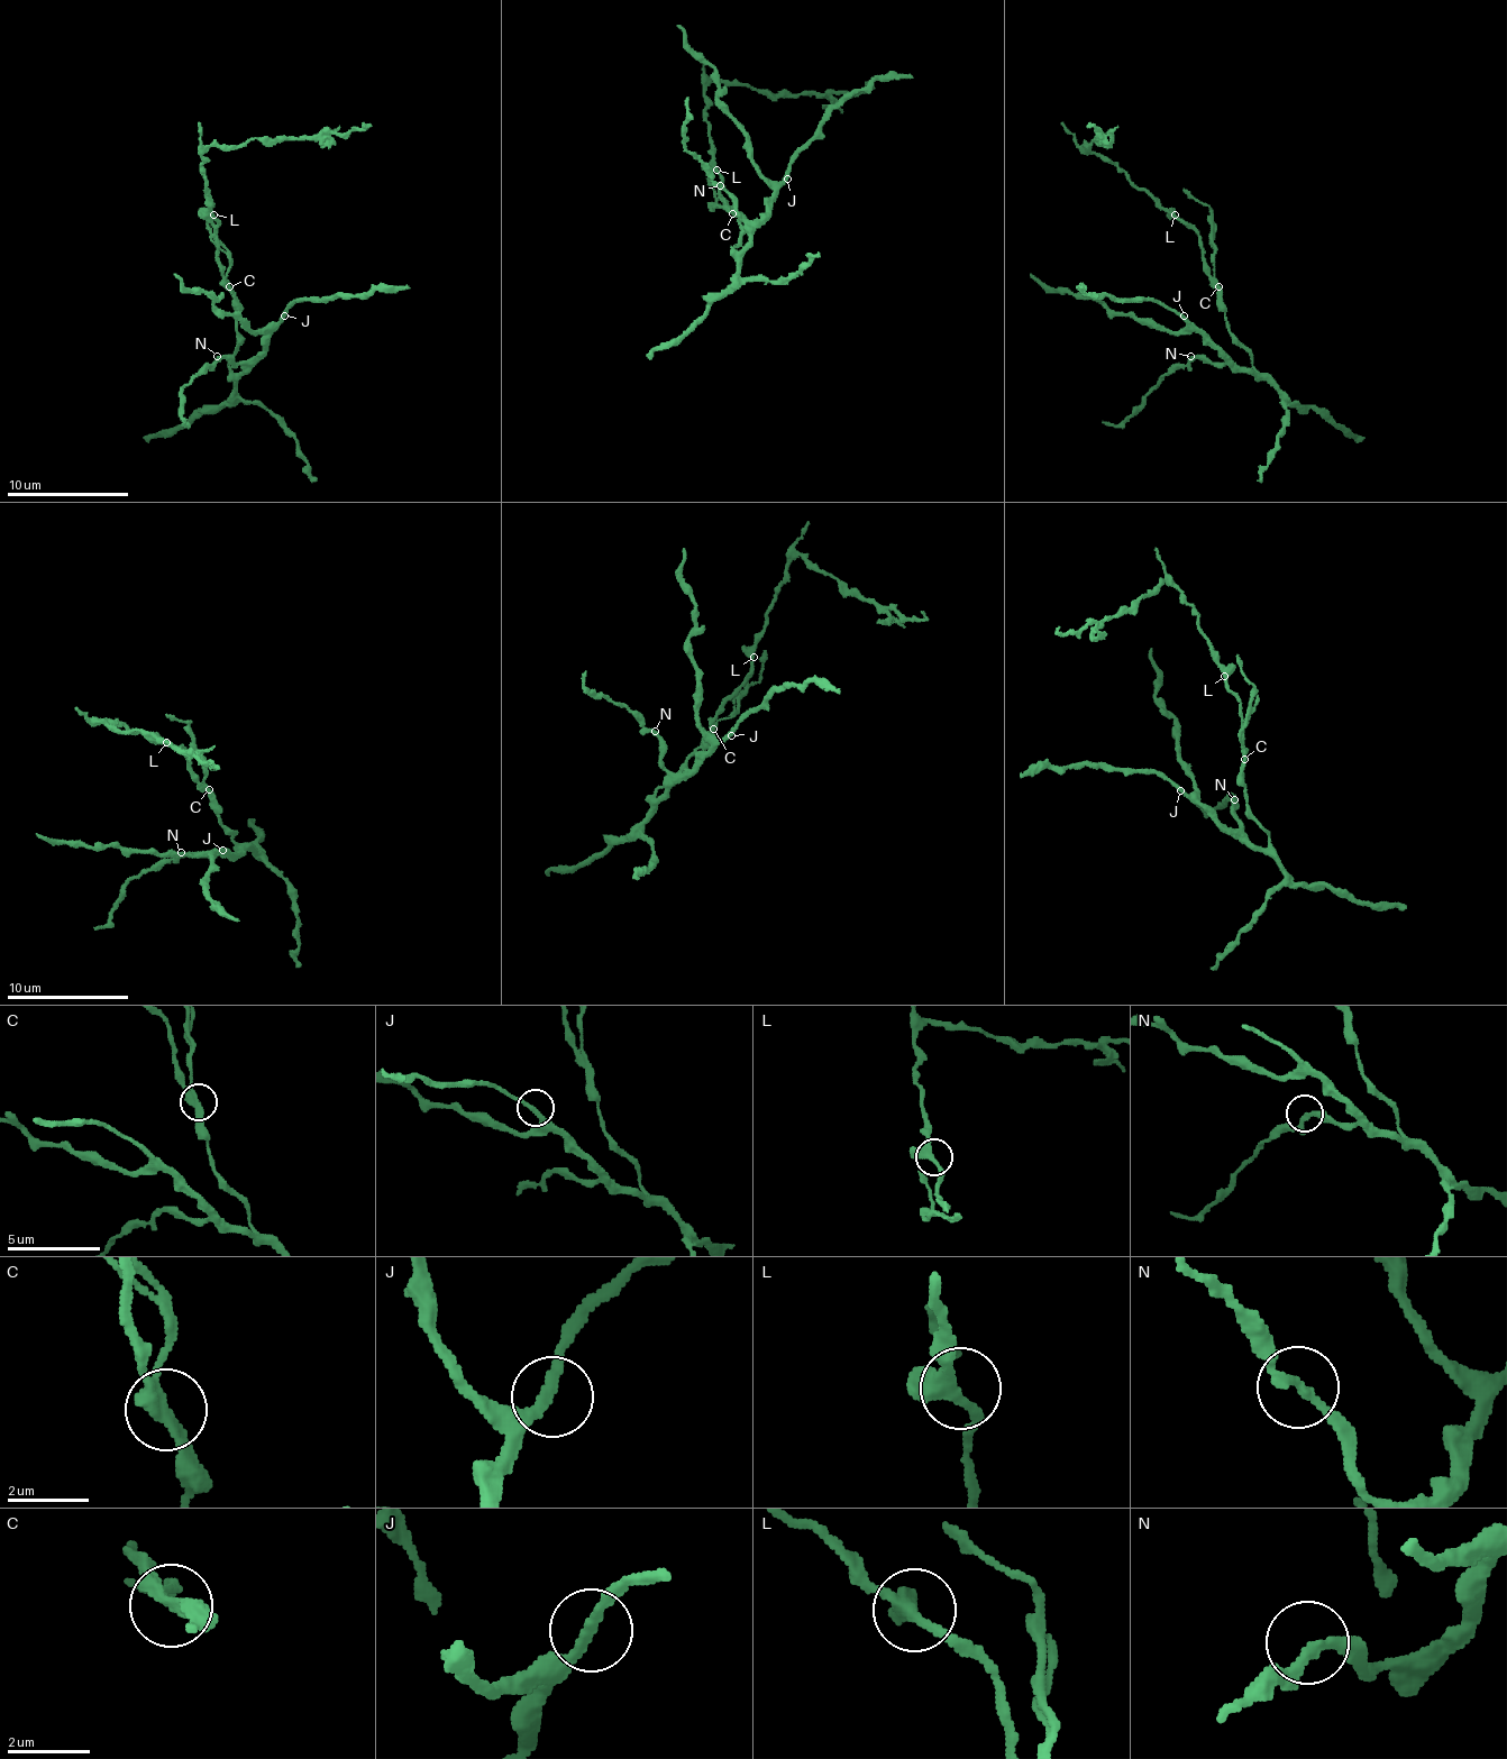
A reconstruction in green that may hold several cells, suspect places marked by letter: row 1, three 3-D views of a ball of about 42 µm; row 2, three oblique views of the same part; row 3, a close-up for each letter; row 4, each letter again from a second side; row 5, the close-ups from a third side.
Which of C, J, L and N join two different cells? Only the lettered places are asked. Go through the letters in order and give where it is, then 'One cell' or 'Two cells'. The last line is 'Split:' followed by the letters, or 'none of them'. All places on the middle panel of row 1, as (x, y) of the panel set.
C: Place: (732, 213). Two cells
J: Place: (787, 179). One cell
L: Place: (717, 170). One cell
N: Place: (720, 185). One cell
Split: C

